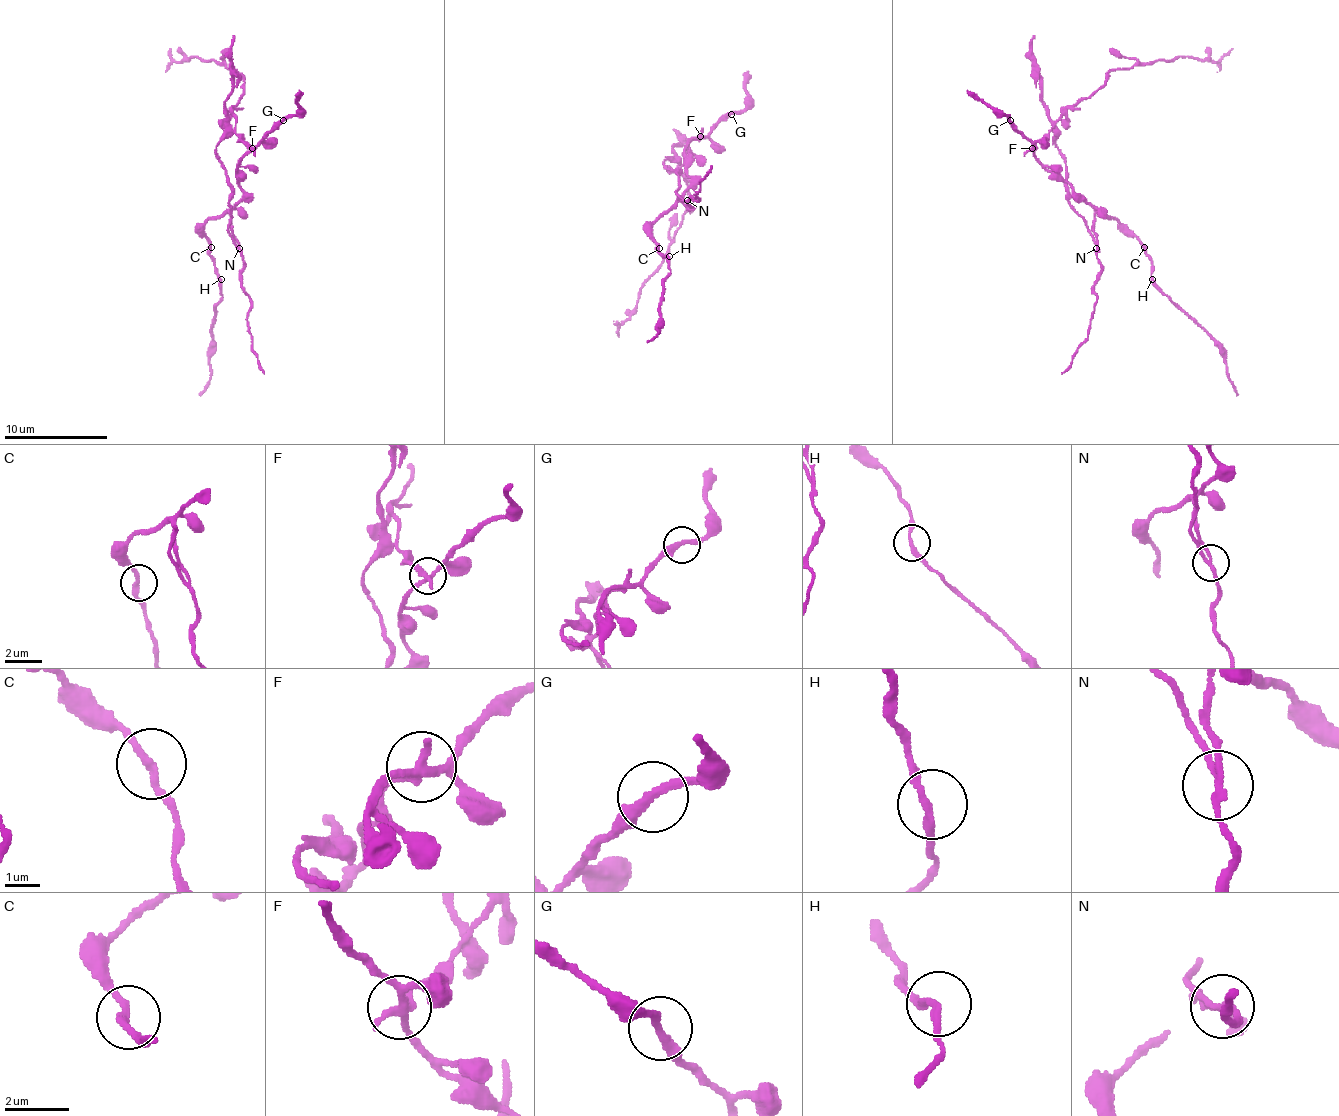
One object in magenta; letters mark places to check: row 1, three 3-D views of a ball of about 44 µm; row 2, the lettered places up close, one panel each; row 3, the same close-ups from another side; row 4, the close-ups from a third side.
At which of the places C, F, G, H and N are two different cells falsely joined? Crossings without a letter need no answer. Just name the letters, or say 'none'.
F, N

